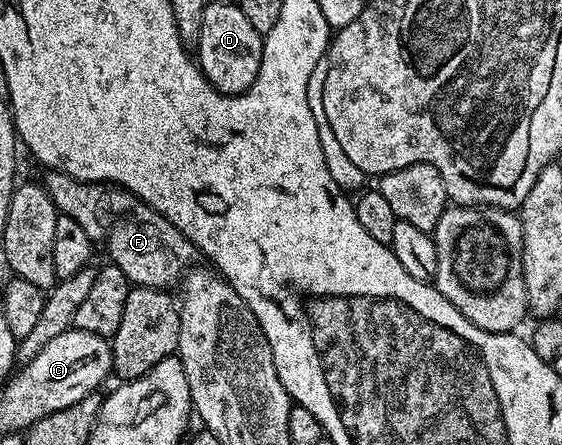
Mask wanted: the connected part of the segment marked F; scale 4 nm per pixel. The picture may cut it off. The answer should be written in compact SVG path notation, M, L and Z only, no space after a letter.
M52 171L44 174L43 184L49 193L49 198L55 203L58 214L63 217L75 219L83 231L87 231L90 241L105 248L105 253L110 262L127 275L130 283L137 287L146 289L168 290L169 285L173 285L182 280L194 268L193 260L198 260L199 254L194 245L187 240L182 233L174 227L167 218L159 215L147 203L143 203L141 198L133 193L127 192L116 185L103 185L95 181L80 181L66 173L55 173Z

